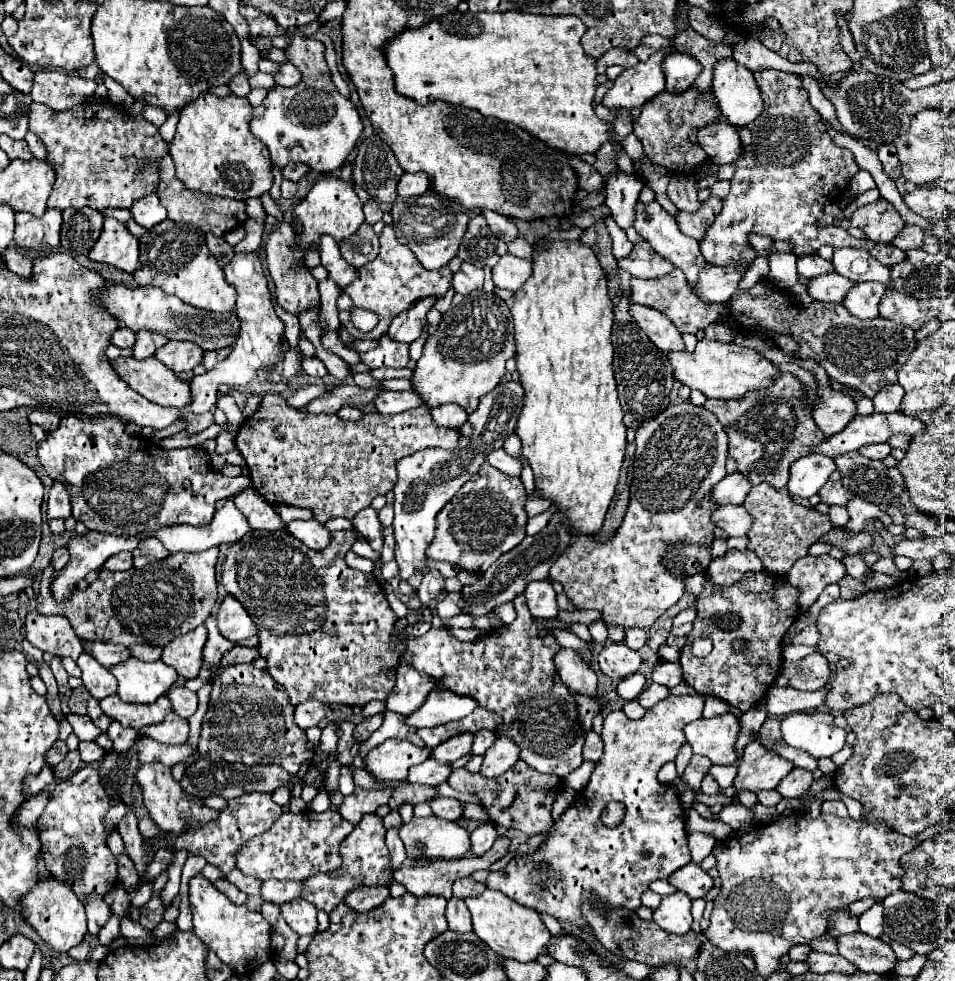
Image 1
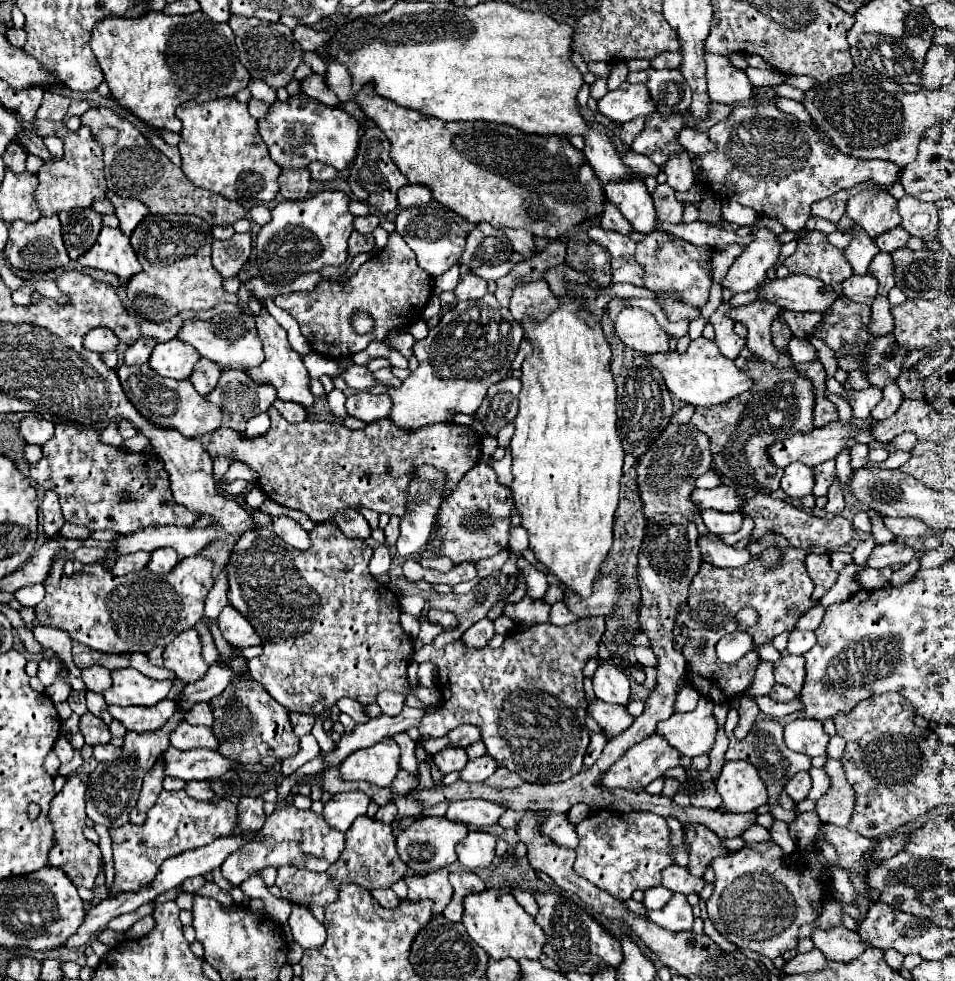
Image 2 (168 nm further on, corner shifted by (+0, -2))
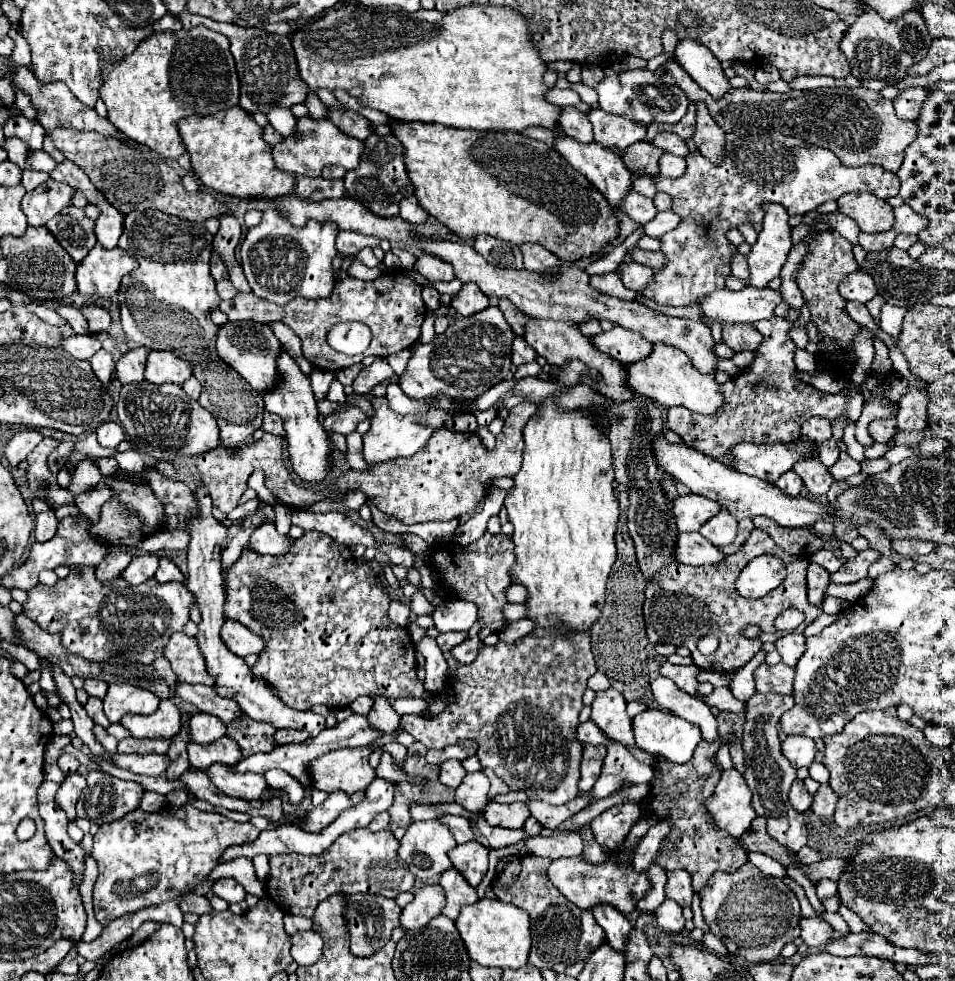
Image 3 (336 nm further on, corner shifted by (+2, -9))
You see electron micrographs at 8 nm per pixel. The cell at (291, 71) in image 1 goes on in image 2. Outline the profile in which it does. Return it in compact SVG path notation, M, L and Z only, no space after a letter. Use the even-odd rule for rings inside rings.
M317 72L309 74L309 76L303 78L299 84L301 84L301 92L307 94L307 96L311 96L311 98L315 98L317 102L323 102L323 104L327 104L327 106L339 106L339 104L341 104L341 102L337 100L337 96L325 86L323 78L321 78Z

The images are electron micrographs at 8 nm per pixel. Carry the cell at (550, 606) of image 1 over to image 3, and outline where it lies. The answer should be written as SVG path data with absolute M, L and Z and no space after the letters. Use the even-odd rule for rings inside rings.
M509 585L505 597L509 603L525 603L525 589L521 589L521 585Z

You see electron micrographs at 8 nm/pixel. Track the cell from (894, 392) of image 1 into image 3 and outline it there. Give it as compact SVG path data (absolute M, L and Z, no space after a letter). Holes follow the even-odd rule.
M875 419L869 425L869 435L875 443L889 443L895 435L895 419Z

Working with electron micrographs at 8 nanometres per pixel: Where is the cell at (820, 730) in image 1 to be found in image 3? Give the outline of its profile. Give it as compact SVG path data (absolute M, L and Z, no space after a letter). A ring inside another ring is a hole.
M787 737L781 743L781 751L783 755L791 761L793 767L809 767L815 759L815 741L809 737Z

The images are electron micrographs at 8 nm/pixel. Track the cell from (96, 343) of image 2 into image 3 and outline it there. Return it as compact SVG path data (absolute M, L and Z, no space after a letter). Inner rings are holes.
M71 335L71 337L61 339L61 347L77 359L89 359L89 357L93 357L93 353L97 353L101 349L101 343L95 337Z

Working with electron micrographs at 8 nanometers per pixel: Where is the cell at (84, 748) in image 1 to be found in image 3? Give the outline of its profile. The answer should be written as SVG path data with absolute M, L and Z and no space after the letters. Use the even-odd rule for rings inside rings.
M113 753L111 755L113 763L117 767L129 769L133 773L143 773L143 775L163 775L169 767L169 757L167 755L157 755L157 753L149 753L149 755L119 755Z

